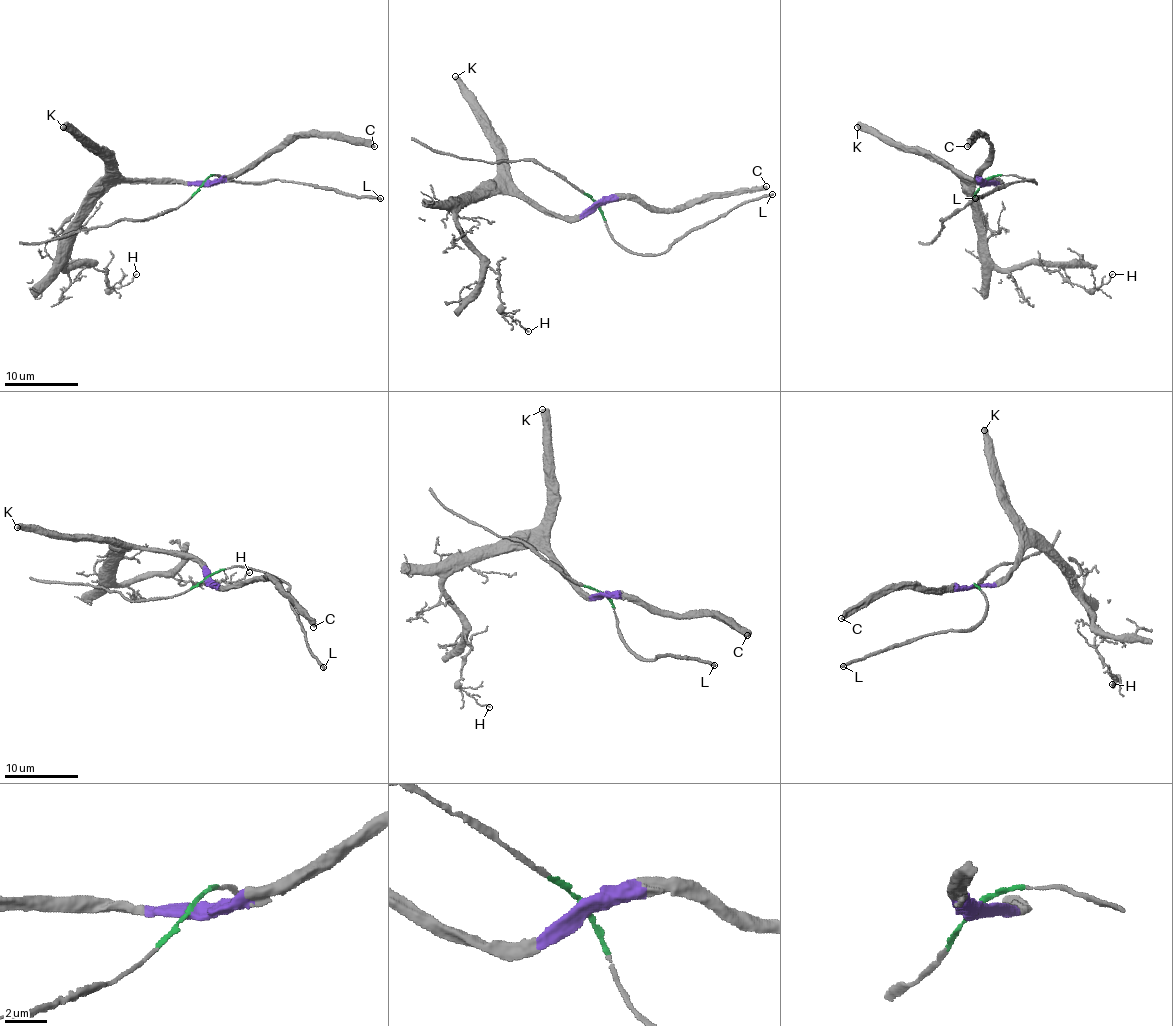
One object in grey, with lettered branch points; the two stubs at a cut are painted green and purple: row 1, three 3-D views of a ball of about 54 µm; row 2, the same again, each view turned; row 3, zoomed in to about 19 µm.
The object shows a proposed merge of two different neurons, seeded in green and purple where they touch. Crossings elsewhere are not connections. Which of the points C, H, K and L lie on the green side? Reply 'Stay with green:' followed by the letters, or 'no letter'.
Stay with green: L

